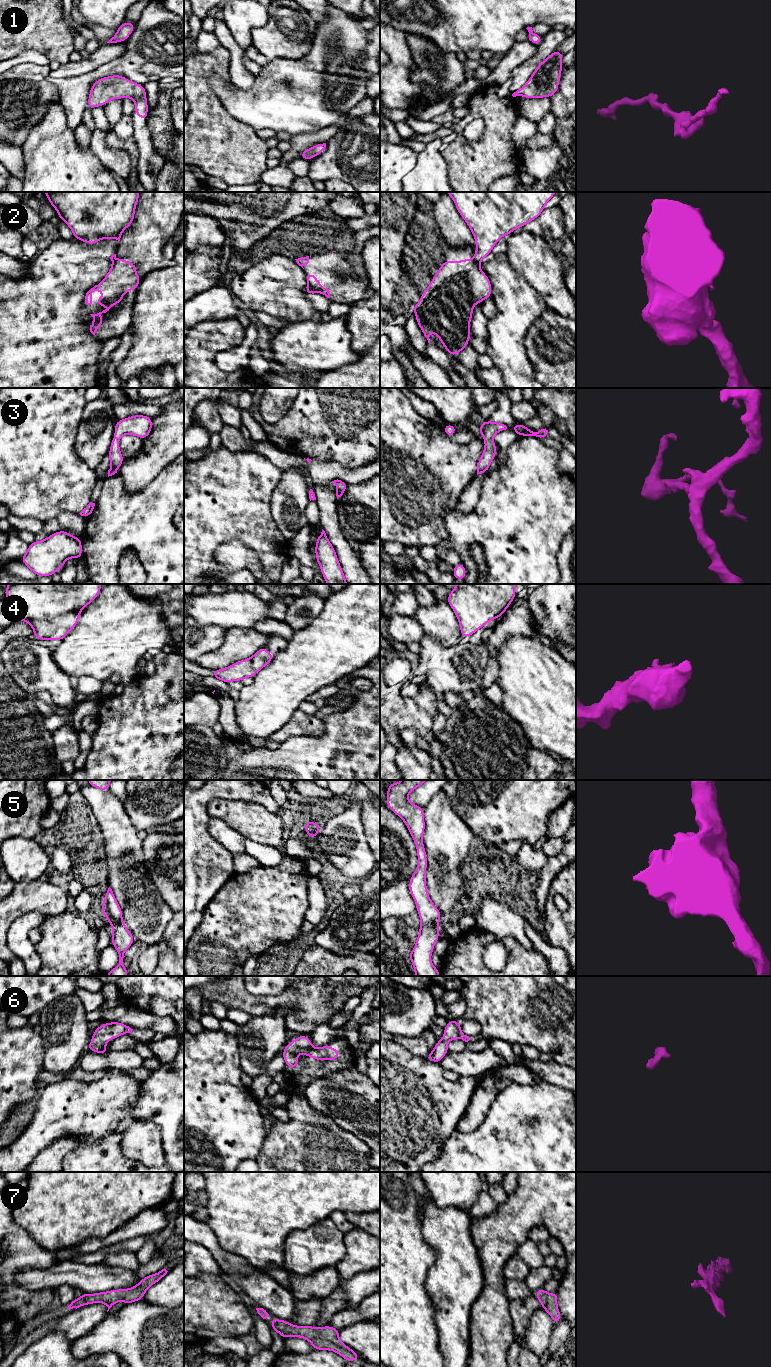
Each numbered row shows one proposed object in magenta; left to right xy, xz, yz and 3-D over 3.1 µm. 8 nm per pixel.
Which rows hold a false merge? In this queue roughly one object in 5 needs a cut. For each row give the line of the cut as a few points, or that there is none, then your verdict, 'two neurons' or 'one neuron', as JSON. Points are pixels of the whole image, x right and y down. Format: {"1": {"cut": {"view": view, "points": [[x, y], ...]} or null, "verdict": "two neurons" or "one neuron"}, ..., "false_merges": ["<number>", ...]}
{"1": {"cut": null, "verdict": "one neuron"}, "2": {"cut": {"view": "xz", "points": [[308, 285], [318, 292]]}, "verdict": "two neurons"}, "3": {"cut": null, "verdict": "one neuron"}, "4": {"cut": null, "verdict": "one neuron"}, "5": {"cut": null, "verdict": "one neuron"}, "6": {"cut": null, "verdict": "one neuron"}, "7": {"cut": null, "verdict": "one neuron"}, "false_merges": ["2"]}

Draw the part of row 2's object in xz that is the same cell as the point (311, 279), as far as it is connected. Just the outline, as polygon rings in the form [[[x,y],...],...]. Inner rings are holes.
[[[306,272],[306,274],[308,286],[317,290],[318,293],[325,295],[327,298],[330,298],[330,291],[327,288],[321,286],[321,283],[317,280],[316,274],[311,274],[309,272]]]

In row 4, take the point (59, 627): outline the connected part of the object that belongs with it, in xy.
[[[9,584],[5,598],[15,608],[15,621],[26,621],[34,630],[33,638],[63,640],[77,625],[81,611],[93,602],[102,584]]]

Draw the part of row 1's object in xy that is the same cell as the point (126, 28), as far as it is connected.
[[[123,22],[118,28],[117,33],[107,43],[125,42],[127,37],[132,34],[135,24],[131,22]]]

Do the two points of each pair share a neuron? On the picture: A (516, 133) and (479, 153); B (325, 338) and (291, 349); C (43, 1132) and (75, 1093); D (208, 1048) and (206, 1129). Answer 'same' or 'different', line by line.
A: different
B: same
C: same
D: same

